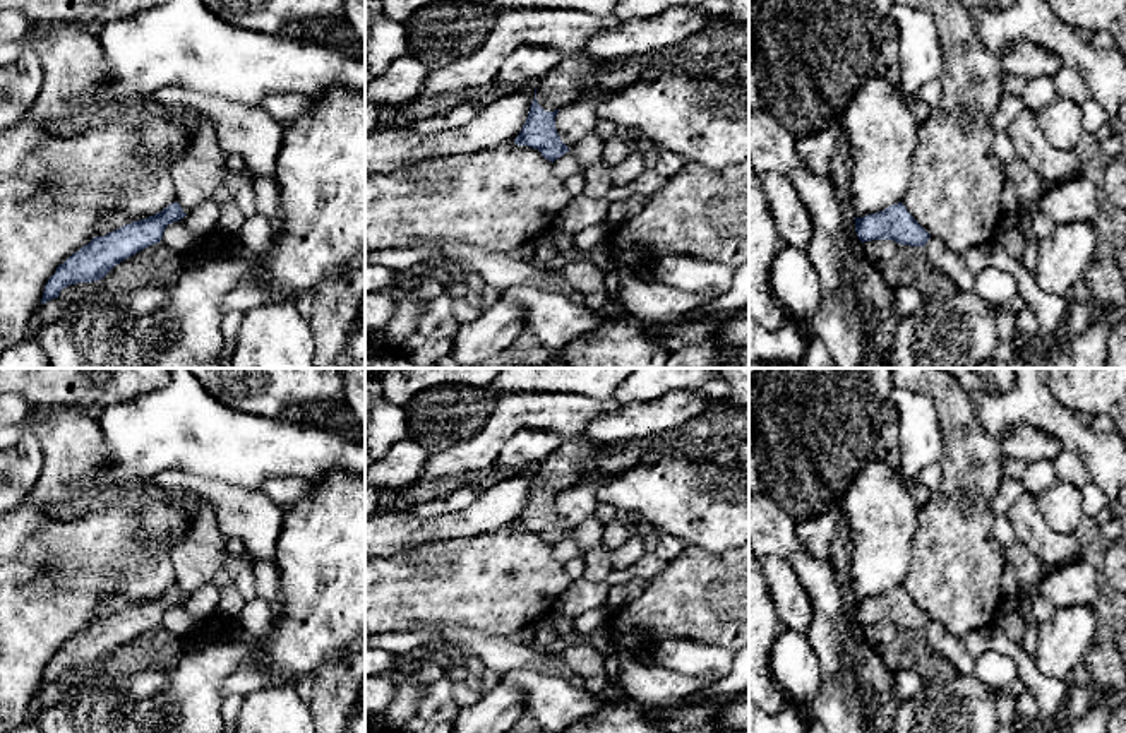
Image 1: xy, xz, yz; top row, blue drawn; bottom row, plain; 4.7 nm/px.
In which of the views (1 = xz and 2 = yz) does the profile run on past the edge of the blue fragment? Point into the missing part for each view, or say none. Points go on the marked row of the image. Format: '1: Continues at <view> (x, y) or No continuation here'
1: Continues at xz (566, 83)
2: No continuation here

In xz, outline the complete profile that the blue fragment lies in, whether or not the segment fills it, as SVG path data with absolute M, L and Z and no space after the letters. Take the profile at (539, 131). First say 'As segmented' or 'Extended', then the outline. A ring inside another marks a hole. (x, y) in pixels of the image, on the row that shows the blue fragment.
Extended. M562 58L536 86L528 118L514 144L538 149L552 163L569 152L557 134L555 116L560 108L581 99L598 70L598 60Z

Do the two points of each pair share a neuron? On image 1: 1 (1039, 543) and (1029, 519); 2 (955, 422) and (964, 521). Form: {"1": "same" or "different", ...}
{"1": "same", "2": "same"}

